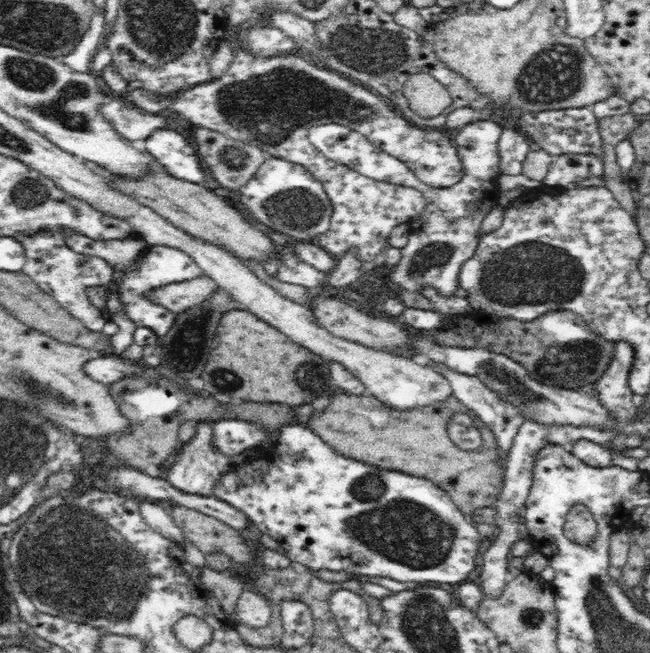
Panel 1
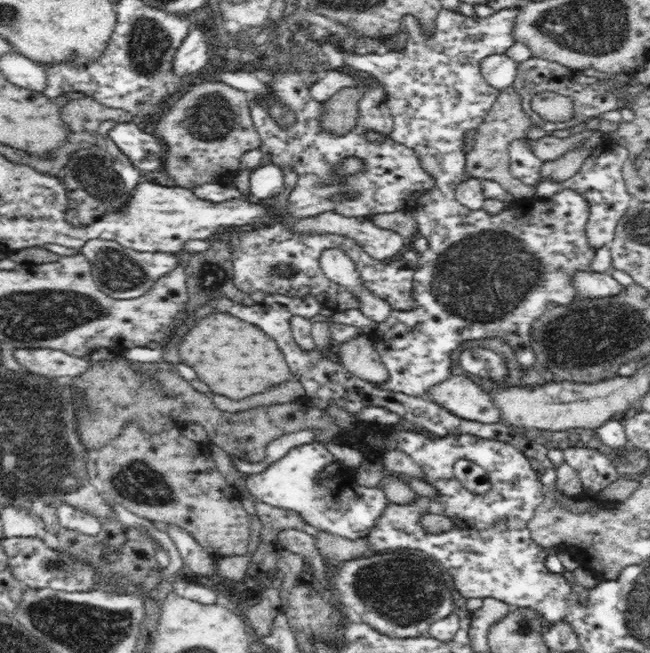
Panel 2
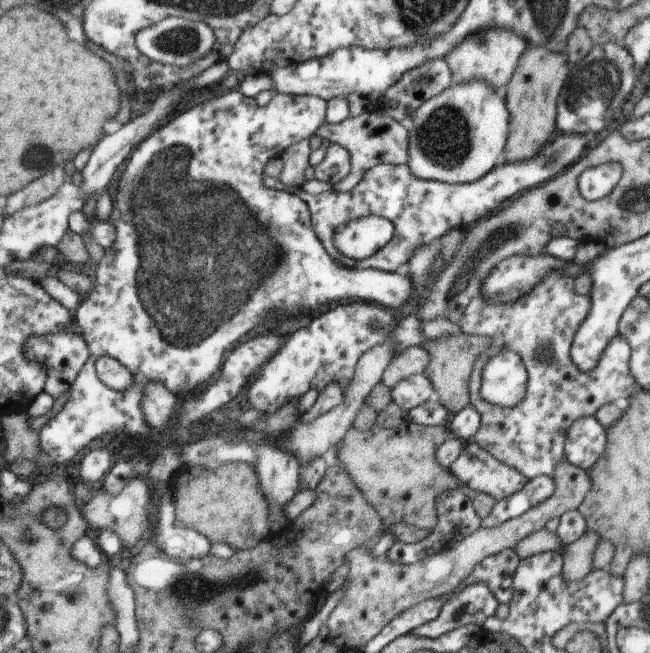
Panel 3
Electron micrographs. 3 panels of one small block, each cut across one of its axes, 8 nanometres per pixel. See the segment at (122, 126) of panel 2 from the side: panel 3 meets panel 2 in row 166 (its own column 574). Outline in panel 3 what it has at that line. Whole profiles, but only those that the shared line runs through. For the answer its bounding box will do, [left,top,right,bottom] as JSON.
[263,134,592,272]

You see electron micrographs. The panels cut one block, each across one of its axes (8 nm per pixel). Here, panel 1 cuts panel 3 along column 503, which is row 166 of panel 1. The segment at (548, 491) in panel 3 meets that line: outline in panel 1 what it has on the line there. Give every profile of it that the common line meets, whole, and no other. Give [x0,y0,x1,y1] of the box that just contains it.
[498,128,530,175]

